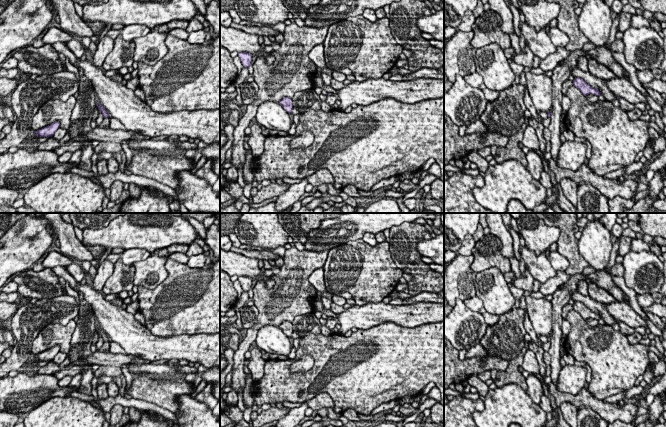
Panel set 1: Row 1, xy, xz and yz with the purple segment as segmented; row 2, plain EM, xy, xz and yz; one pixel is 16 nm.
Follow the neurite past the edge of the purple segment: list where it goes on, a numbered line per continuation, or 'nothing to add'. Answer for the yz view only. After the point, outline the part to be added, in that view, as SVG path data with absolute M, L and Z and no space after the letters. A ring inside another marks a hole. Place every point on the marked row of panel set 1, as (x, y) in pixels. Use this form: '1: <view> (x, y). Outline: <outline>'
nothing to add

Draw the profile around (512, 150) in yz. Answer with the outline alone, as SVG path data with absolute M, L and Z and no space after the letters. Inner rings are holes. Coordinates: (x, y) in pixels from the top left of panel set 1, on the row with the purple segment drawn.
M524 123L518 133L510 137L505 147L497 147L495 156L496 163L501 164L506 160L514 159L519 161L524 167L527 167L526 154L519 147L519 143L523 140L524 130L527 125L528 124Z

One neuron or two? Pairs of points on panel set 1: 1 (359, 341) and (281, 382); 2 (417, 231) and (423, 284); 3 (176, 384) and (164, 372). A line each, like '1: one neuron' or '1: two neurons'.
1: one neuron
2: one neuron
3: two neurons

